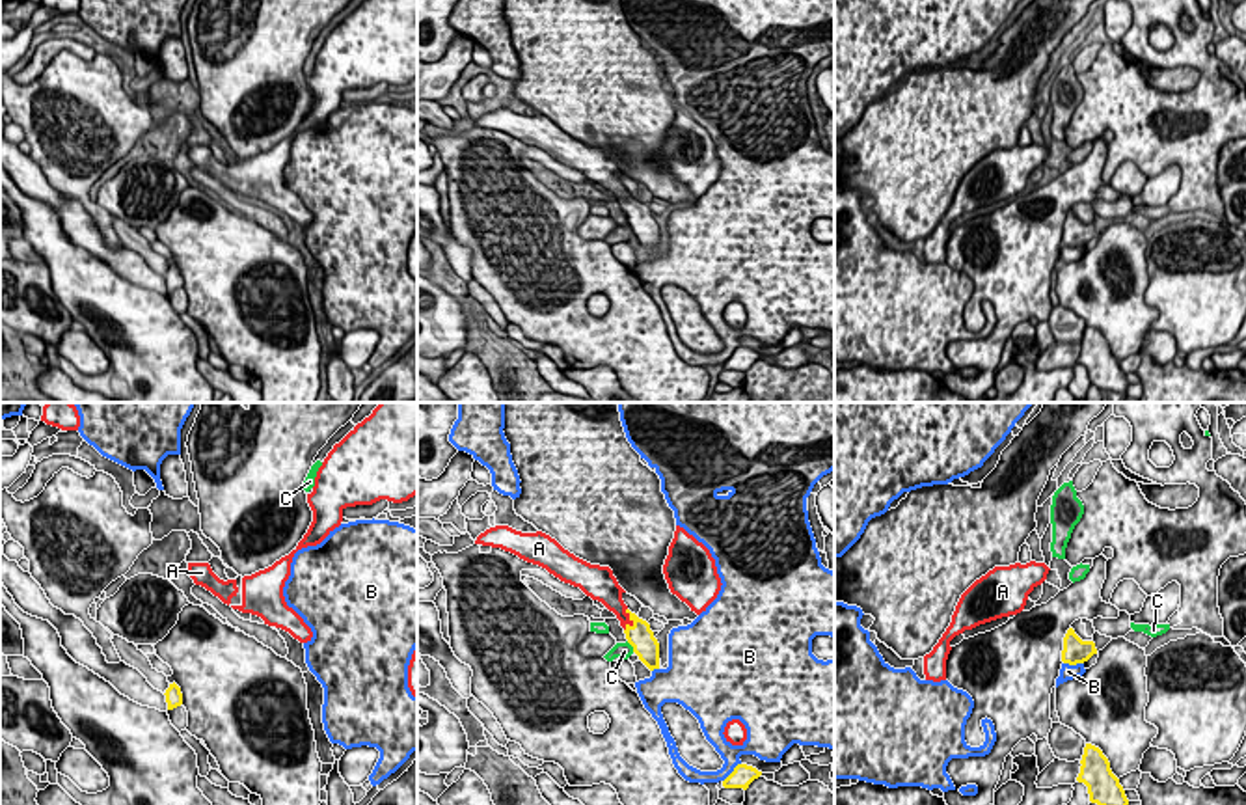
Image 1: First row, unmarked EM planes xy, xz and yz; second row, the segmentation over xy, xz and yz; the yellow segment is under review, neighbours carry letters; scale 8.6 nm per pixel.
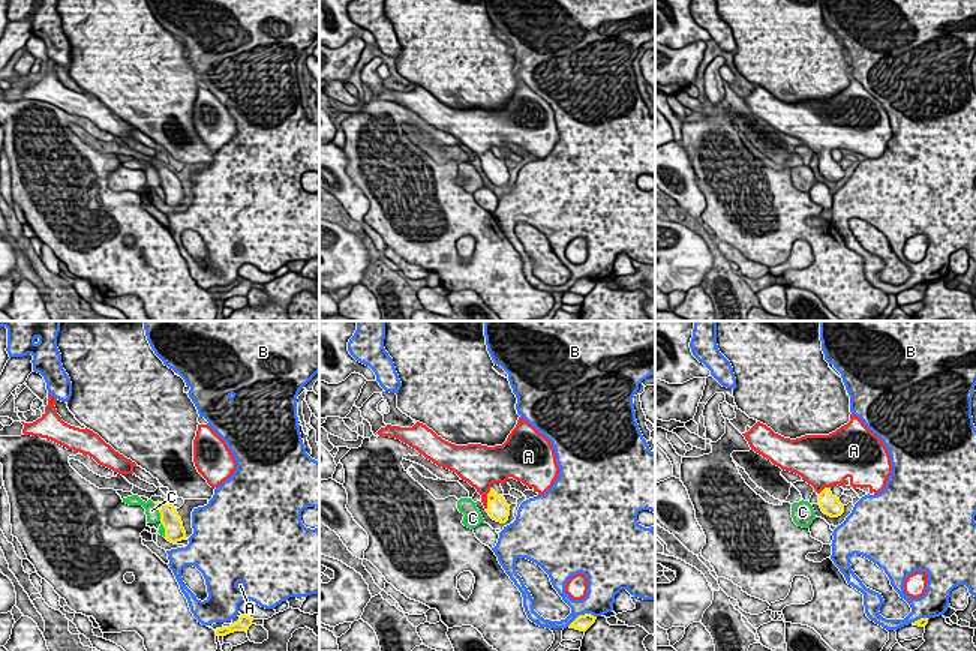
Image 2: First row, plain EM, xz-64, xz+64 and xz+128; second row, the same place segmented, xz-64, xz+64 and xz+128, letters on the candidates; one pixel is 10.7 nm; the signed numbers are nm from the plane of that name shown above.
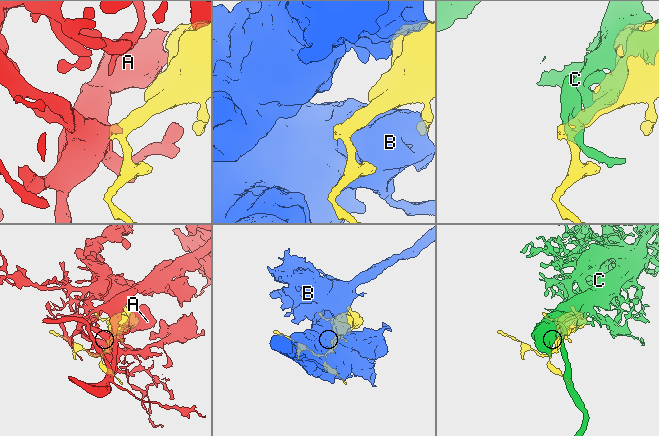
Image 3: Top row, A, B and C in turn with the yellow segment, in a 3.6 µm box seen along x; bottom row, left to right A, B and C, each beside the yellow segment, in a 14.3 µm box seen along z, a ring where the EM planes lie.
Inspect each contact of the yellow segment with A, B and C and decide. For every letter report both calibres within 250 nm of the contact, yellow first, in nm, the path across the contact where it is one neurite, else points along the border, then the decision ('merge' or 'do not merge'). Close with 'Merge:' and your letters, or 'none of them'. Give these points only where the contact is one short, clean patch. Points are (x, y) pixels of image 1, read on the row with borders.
A: 220 nm thick on the yellow side, 190 nm on the other; merge
B: 190 nm thick on the yellow side, 160 nm on the other; do not merge
C: 220 nm thick on the yellow side, 130 nm on the other; do not merge
Merge: A

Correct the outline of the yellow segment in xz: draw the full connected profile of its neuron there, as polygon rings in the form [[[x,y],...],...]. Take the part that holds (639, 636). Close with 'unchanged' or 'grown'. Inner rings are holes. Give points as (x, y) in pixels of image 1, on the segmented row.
[[[495,525],[481,533],[475,544],[501,548],[520,559],[546,568],[564,583],[579,587],[592,600],[602,602],[616,615],[628,643],[639,660],[650,669],[659,669],[659,643],[650,624],[628,609],[622,600],[626,593],[609,566],[590,565],[564,550],[549,535],[521,533],[508,525]]]; grown

